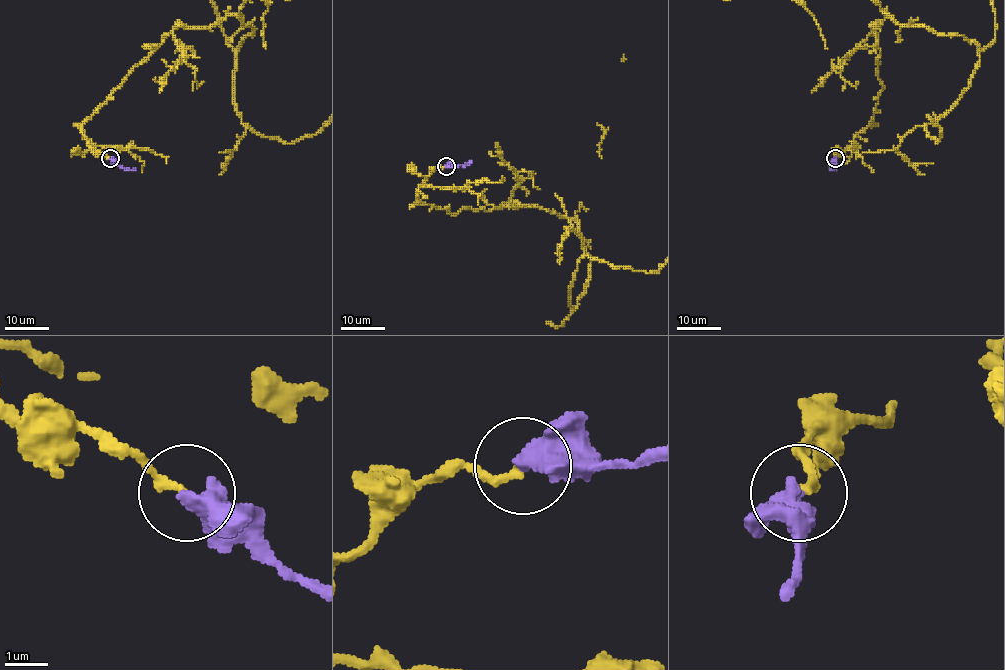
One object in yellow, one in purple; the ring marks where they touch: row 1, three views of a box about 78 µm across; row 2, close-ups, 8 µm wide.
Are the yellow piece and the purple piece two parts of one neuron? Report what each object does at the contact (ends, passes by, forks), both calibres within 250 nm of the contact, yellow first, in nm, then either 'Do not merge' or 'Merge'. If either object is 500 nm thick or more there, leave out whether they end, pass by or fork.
Thickness 180 nm (yellow) against 550 nm. Merge

